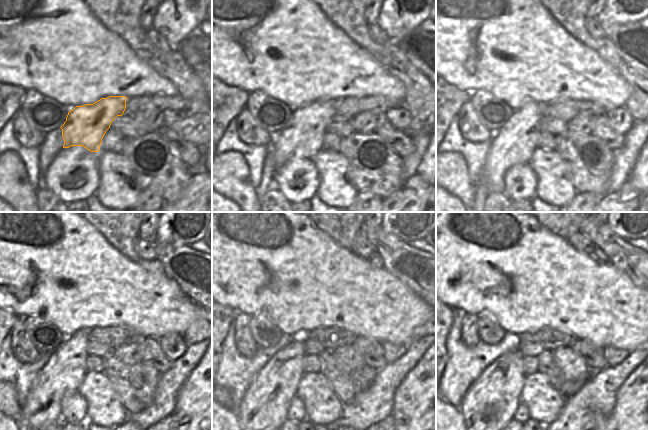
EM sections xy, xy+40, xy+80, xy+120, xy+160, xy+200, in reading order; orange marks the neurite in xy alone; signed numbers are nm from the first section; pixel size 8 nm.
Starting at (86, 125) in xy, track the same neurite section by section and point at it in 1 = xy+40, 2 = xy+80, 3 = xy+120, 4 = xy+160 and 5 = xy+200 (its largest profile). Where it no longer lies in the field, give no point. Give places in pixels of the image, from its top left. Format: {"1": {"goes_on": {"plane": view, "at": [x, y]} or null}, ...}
{"1": {"goes_on": {"plane": "xy+40", "at": [302, 136]}}, "2": {"goes_on": {"plane": "xy+80", "at": [515, 143]}}, "3": {"goes_on": {"plane": "xy+120", "at": [64, 371]}}, "4": {"goes_on": {"plane": "xy+160", "at": [265, 404]}}, "5": {"goes_on": {"plane": "xy+200", "at": [490, 402]}}}

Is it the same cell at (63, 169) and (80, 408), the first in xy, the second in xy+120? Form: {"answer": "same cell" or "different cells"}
{"answer": "same cell"}

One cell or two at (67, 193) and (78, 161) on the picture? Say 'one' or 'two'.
one

